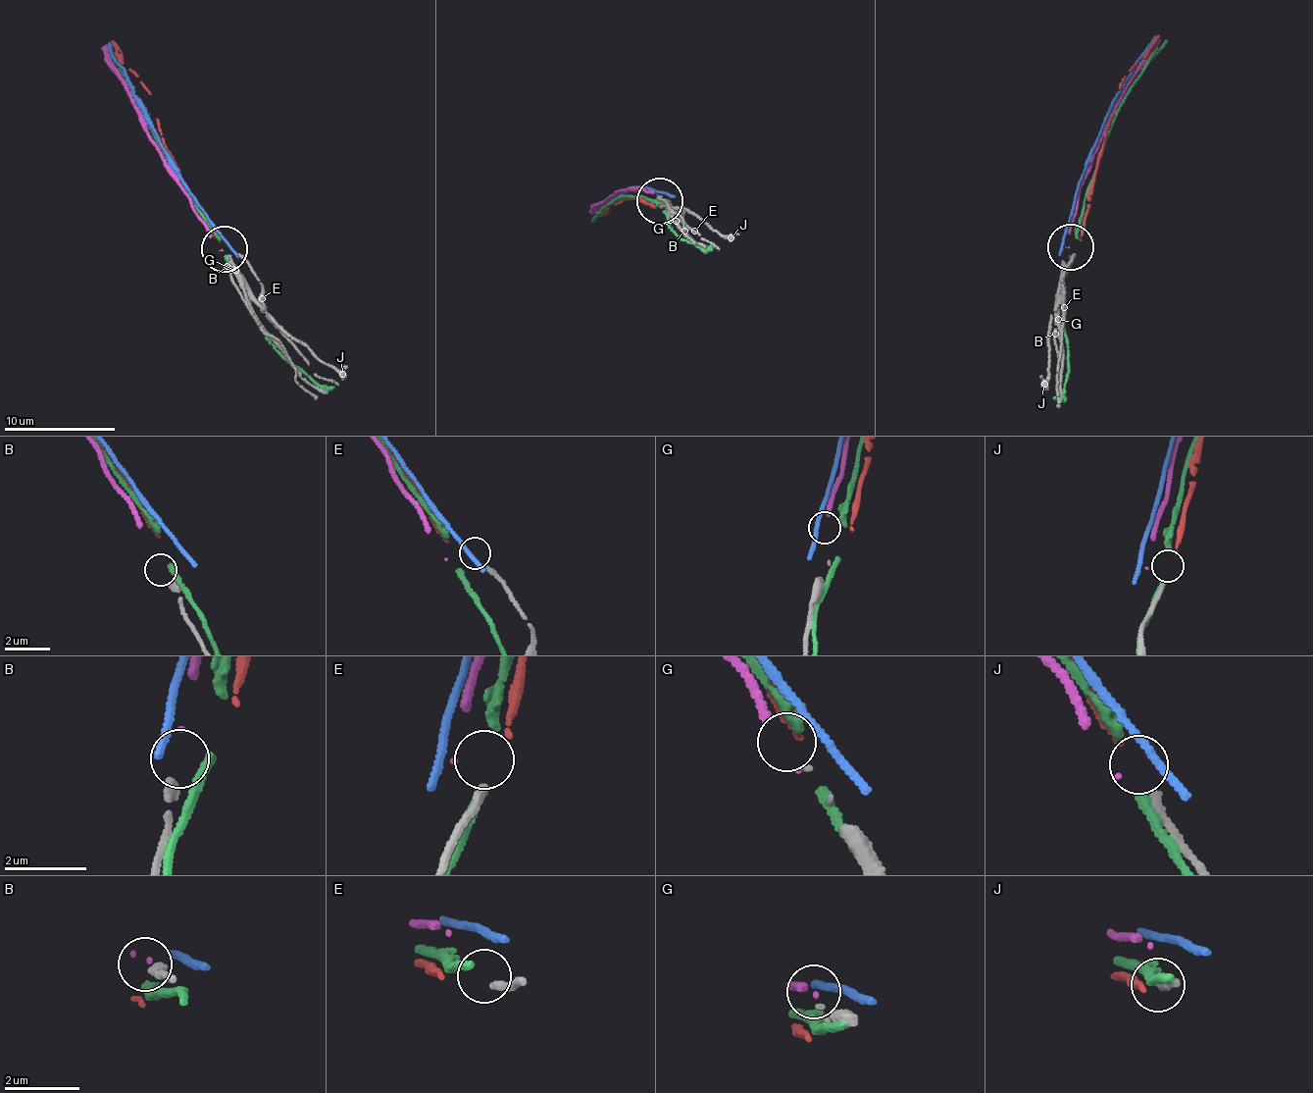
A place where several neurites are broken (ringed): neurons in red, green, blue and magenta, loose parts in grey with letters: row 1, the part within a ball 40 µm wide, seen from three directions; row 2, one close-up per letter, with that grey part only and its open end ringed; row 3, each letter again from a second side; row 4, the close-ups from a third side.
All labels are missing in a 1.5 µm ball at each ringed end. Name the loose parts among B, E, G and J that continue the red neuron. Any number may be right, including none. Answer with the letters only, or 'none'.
none

